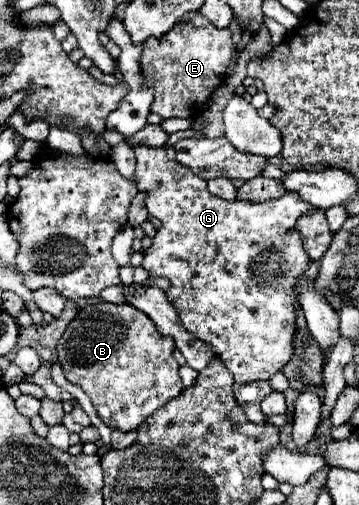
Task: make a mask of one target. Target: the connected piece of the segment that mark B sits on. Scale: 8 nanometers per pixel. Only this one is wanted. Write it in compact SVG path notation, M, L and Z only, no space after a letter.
M99 302L93 306L85 306L77 312L73 322L63 332L61 340L57 342L57 356L59 364L63 366L65 378L85 390L91 398L97 416L115 430L131 432L141 426L157 408L165 406L169 400L181 394L181 378L177 374L179 364L173 358L175 342L167 336L159 336L153 320L139 312L129 304L109 304Z

